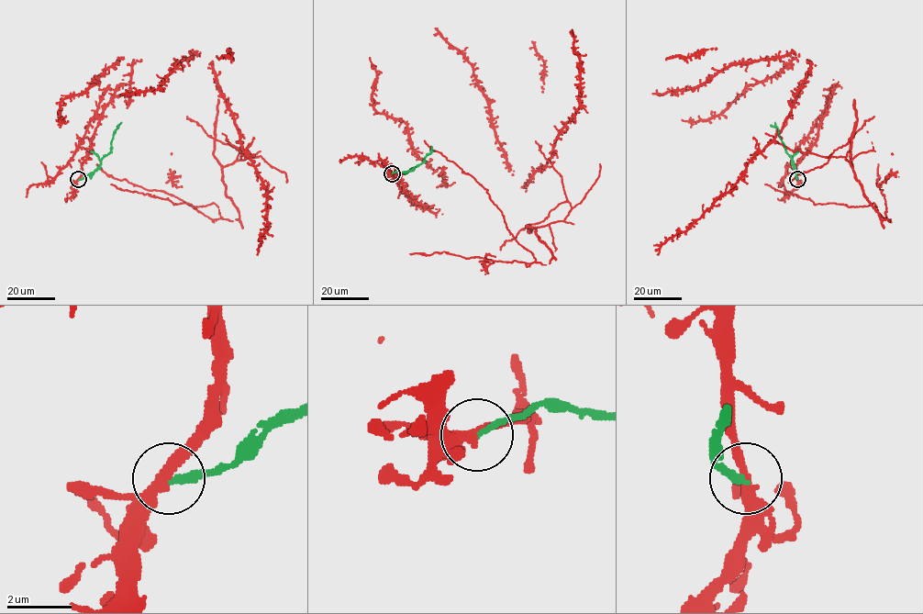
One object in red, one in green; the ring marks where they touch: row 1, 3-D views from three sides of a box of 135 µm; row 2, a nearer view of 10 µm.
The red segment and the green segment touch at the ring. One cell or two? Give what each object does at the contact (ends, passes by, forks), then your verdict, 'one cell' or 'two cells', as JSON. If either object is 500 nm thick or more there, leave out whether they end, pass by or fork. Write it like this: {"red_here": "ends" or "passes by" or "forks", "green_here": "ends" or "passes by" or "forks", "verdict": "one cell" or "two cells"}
{"red_here": "passes by", "green_here": "ends", "verdict": "two cells"}

